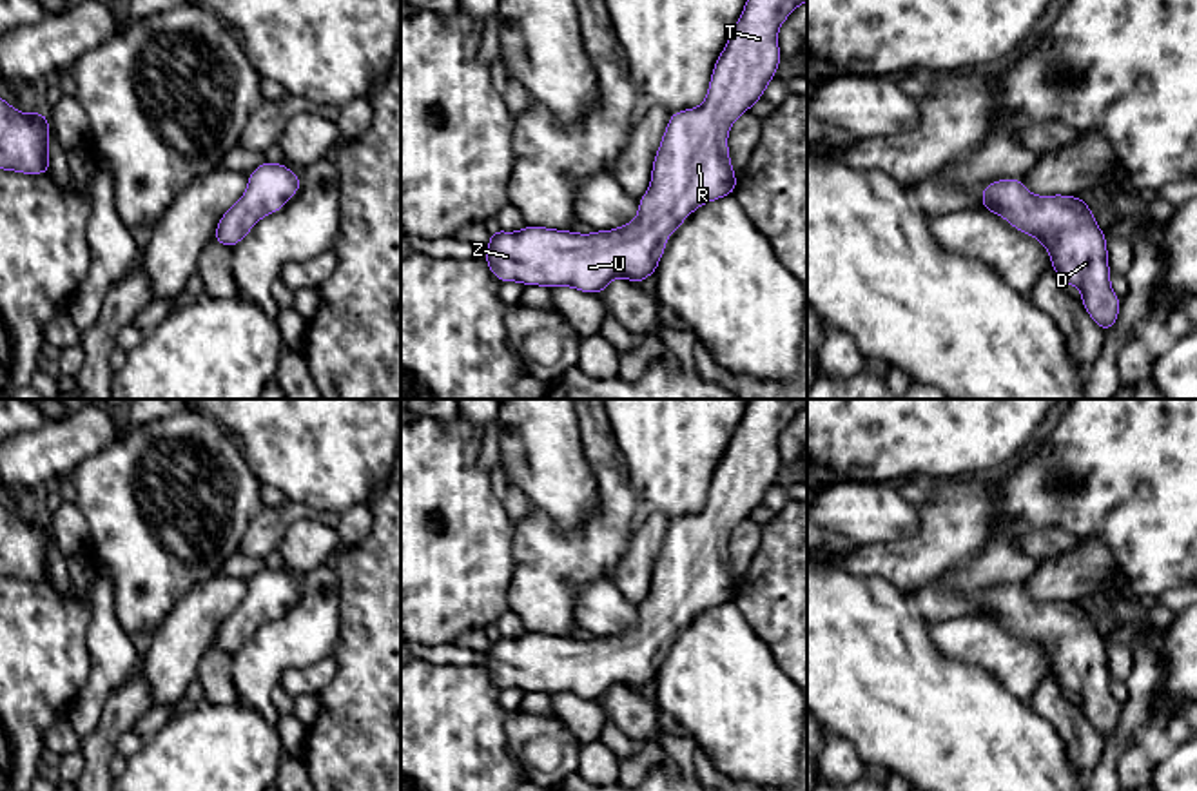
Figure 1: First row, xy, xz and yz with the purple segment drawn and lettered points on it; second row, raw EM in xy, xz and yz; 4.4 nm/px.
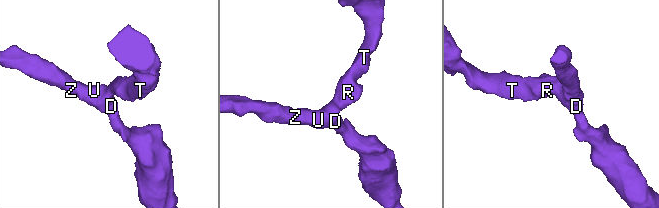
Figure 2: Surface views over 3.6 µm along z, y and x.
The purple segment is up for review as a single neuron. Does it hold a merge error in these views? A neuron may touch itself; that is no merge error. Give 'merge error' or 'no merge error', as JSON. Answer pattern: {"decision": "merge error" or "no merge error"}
{"decision": "no merge error"}

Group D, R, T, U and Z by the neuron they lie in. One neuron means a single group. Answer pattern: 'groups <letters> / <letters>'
groups D R T U Z

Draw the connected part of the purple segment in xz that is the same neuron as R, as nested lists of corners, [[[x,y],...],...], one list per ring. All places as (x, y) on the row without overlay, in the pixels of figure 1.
[[[751,399],[736,426],[729,446],[715,468],[709,497],[700,513],[671,519],[662,550],[655,559],[651,590],[638,604],[638,622],[618,635],[579,640],[573,637],[526,631],[517,639],[491,635],[484,668],[502,689],[519,688],[526,693],[573,693],[586,700],[606,698],[613,684],[624,684],[642,691],[657,680],[667,644],[700,611],[724,602],[733,602],[738,582],[731,575],[727,555],[729,535],[736,524],[751,517],[764,504],[767,490],[776,484],[782,461],[778,435],[787,423],[807,408],[807,399]]]

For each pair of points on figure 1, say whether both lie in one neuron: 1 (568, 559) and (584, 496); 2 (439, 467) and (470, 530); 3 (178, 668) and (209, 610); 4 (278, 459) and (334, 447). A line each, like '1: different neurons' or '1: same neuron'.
1: different neurons
2: same neuron
3: same neuron
4: same neuron

